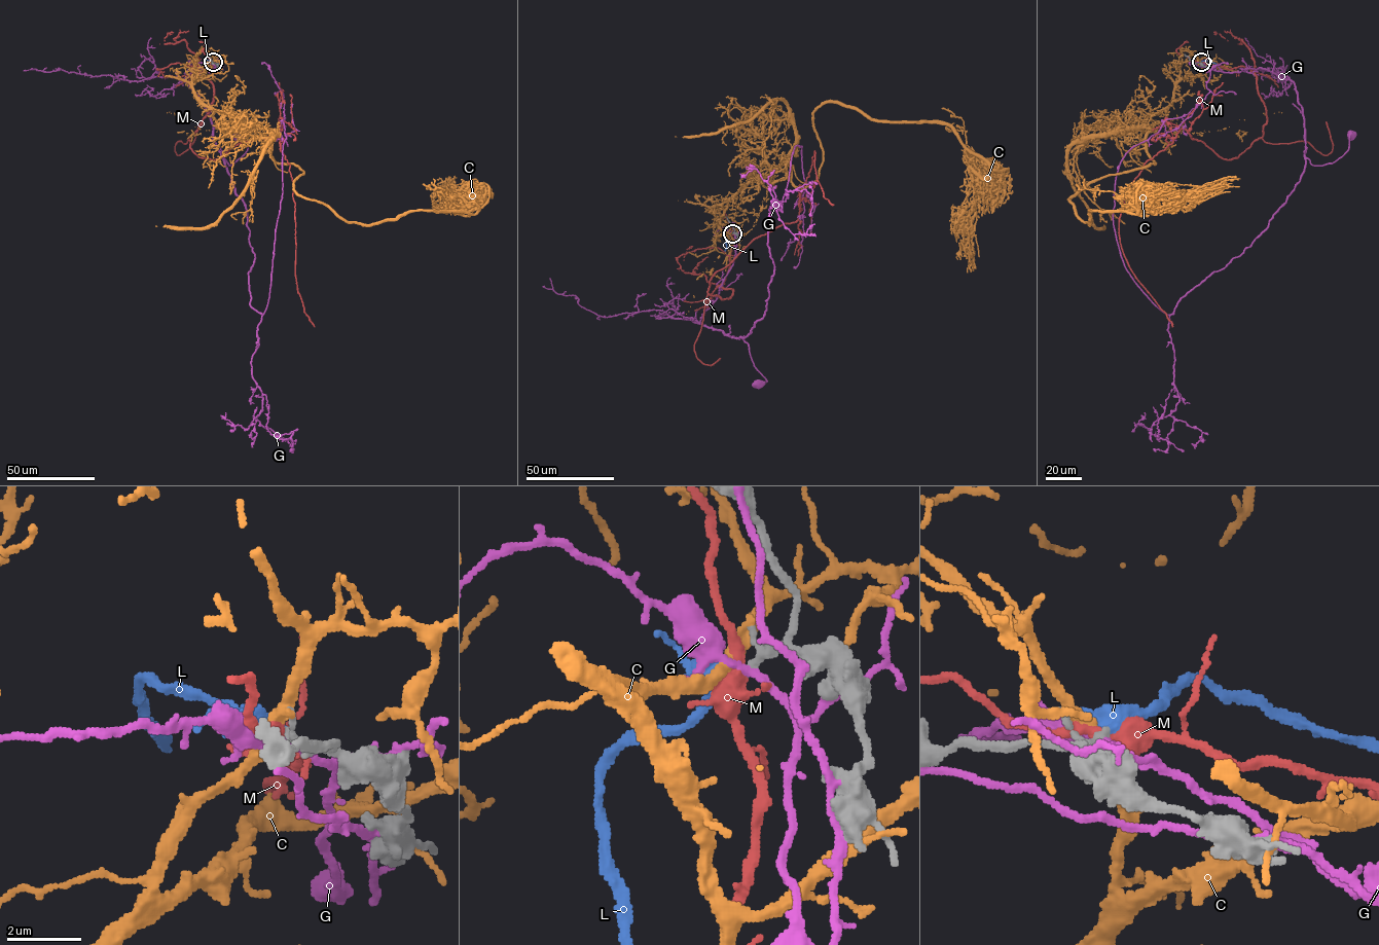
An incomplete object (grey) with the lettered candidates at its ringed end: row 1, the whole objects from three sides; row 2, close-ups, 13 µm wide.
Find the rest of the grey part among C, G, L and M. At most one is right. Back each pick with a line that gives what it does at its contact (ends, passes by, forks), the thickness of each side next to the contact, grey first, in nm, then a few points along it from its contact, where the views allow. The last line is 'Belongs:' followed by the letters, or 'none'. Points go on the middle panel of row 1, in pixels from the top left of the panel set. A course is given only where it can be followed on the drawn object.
L: it ends there; 200 nm thick on the grey side, 360 nm on the other; it runs (732, 233), (725, 238), (724, 253)
Belongs: L

